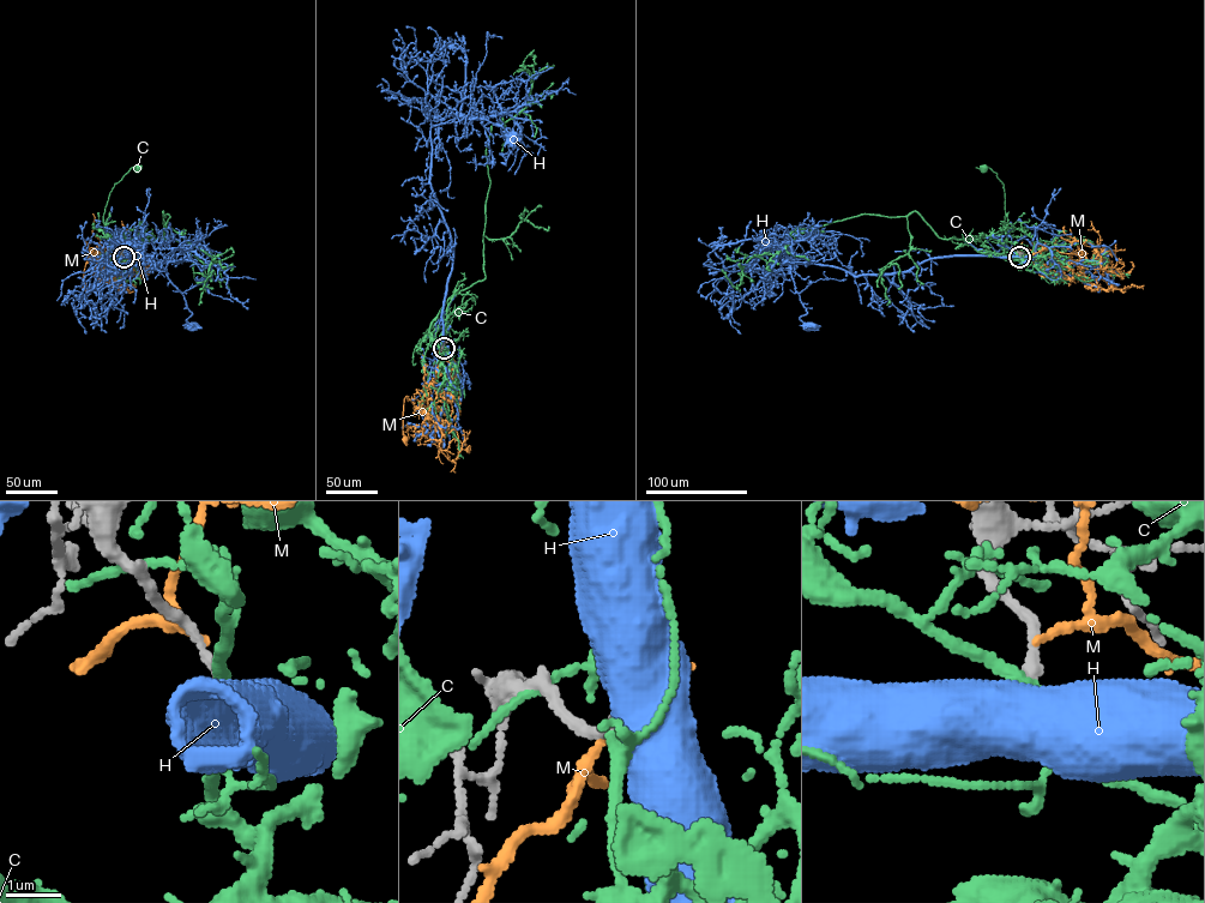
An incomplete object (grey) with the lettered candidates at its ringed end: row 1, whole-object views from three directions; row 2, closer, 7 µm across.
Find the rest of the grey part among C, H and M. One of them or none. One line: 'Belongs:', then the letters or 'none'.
Belongs: none

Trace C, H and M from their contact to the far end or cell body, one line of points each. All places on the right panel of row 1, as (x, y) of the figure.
C: (1019, 256), (1020, 260), (1013, 256), (1001, 238), (1004, 185), (995, 173), (984, 168)
H: (1019, 257), (944, 257), (899, 272), (857, 276), (791, 257), (795, 290), (807, 312), (800, 319), (809, 325)
M: (1019, 254), (1068, 275), (1083, 270), (1078, 250), (1068, 258), (1070, 269), (1104, 280), (1110, 288)

